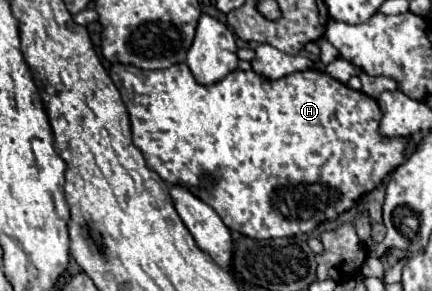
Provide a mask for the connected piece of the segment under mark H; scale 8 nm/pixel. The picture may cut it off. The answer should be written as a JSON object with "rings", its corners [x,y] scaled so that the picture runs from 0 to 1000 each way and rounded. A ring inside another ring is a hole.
{"rings":[[[264,220],[255,234],[255,268],[269,289],[269,302],[278,309],[282,344],[287,344],[287,357],[296,371],[301,419],[310,433],[310,495],[333,529],[338,564],[356,591],[366,591],[370,612],[384,632],[426,639],[454,680],[463,680],[481,708],[491,708],[505,729],[505,742],[514,749],[514,763],[532,790],[569,804],[579,818],[616,825],[616,818],[657,818],[657,811],[718,804],[722,790],[731,790],[736,770],[745,770],[755,756],[778,756],[792,729],[801,729],[815,708],[824,708],[838,667],[875,646],[884,632],[884,619],[907,584],[917,584],[926,564],[935,564],[935,550],[944,550],[944,536],[935,522],[940,495],[944,495],[944,467],[894,474],[894,467],[880,460],[875,433],[880,433],[880,412],[884,412],[884,371],[875,364],[875,351],[866,337],[847,330],[843,316],[806,302],[801,289],[773,275],[769,261],[759,261],[755,247],[741,247],[741,241],[681,247],[681,254],[653,261],[644,275],[611,268],[611,261],[593,254],[588,241],[569,241],[569,247],[565,241],[542,241],[523,268],[514,268],[509,282],[472,296],[472,289],[458,289],[449,275],[449,261],[444,261],[444,247],[440,247],[440,234],[431,220],[403,220],[398,234],[384,234],[384,241],[324,241],[324,234],[292,227],[292,220]]]}

